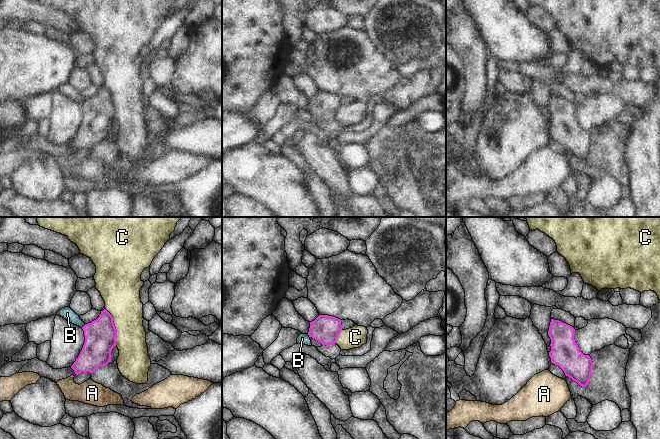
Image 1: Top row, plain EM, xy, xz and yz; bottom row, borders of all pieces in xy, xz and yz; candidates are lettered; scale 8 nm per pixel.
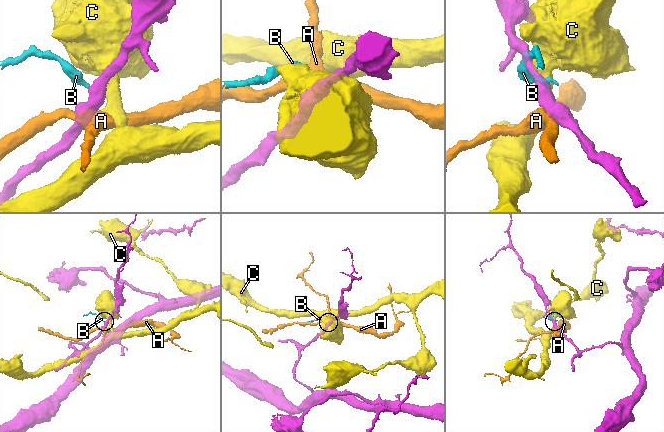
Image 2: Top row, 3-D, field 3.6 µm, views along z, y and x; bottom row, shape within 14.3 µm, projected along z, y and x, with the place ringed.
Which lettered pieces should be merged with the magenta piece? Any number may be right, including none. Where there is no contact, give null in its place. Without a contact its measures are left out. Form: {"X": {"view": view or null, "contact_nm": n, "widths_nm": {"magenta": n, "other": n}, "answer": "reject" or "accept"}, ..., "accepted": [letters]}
{"A": {"view": "xy", "contact_nm": 30, "widths_nm": {"magenta": 20, "other": 190}, "answer": "reject"}, "B": {"view": "xy", "contact_nm": 50, "widths_nm": {"magenta": 260, "other": 100}, "answer": "reject"}, "C": {"view": "xy", "contact_nm": 320, "widths_nm": {"magenta": 260, "other": 280}, "answer": "reject"}, "accepted": []}

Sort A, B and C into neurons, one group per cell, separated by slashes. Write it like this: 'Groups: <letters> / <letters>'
Groups: A / B / C

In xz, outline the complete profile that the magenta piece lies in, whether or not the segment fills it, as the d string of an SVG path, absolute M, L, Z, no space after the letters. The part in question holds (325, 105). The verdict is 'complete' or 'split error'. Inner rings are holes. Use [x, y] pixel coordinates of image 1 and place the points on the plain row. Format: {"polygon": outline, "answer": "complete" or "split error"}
{"polygon": "M319 91L310 98L308 111L322 121L335 120L342 106L341 96L328 91Z", "answer": "complete"}

